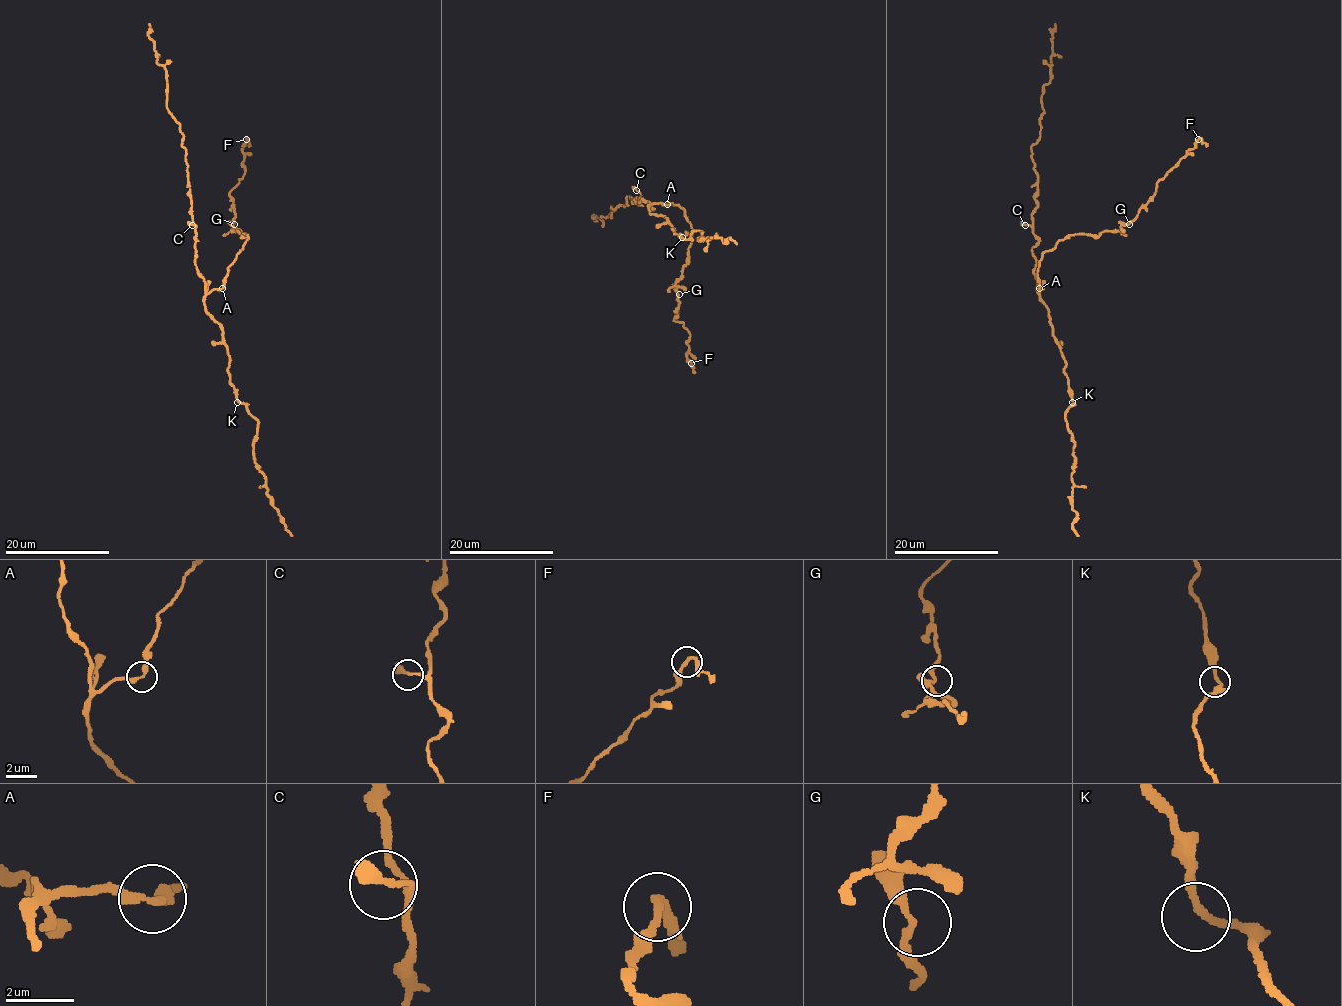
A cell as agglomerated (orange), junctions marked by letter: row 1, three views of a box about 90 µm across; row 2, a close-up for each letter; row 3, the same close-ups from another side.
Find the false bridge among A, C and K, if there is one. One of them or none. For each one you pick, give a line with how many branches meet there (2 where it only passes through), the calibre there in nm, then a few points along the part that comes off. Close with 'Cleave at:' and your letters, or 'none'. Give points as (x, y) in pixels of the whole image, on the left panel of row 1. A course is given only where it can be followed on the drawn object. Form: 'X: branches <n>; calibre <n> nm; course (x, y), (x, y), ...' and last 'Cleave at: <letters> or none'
Cleave at: none

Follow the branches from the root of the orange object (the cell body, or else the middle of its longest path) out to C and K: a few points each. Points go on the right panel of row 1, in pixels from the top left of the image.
C: (1037, 287), (1034, 272), (1037, 259), (1031, 248), (1038, 238), (1033, 229), (1025, 225)
K: (1037, 287), (1039, 299), (1048, 311), (1052, 334), (1065, 363), (1064, 373), (1072, 402)

